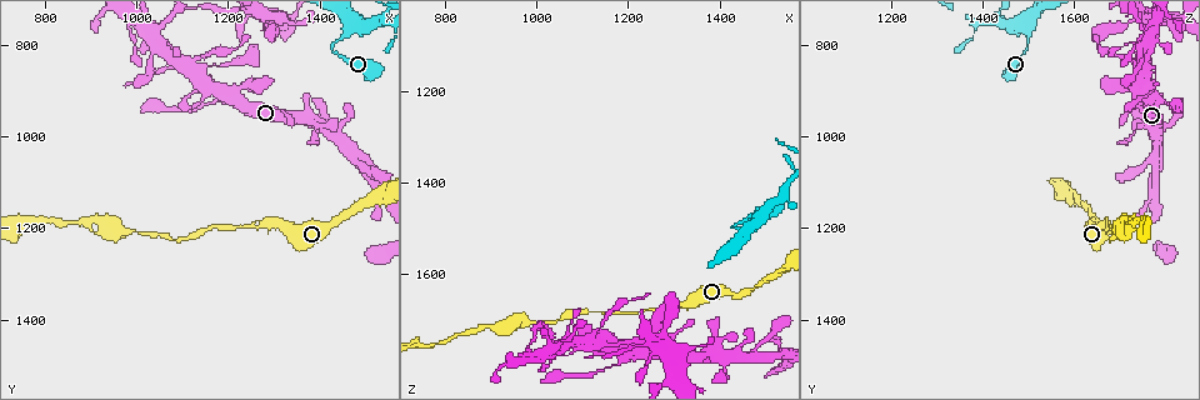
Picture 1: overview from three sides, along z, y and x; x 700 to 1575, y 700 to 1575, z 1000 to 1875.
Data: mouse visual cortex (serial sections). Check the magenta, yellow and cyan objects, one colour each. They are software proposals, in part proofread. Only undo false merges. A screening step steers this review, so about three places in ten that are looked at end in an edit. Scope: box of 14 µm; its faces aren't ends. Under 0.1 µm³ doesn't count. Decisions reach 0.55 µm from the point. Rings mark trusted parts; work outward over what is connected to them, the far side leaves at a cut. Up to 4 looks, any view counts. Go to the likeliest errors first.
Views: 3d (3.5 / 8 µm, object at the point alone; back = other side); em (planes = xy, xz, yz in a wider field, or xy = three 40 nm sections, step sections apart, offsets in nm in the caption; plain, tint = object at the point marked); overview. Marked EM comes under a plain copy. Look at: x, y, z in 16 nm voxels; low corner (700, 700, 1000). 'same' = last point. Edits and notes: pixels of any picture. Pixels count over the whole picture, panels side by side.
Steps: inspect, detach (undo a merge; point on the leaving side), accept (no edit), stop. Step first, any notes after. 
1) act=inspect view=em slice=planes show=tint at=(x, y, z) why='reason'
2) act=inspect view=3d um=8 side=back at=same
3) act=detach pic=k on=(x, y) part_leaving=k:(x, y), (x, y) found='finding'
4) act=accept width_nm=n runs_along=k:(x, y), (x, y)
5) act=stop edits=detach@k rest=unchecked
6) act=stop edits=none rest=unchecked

act=inspect view=3d um=8 at=(1510, 1135, 1605) why='narrows sharply'

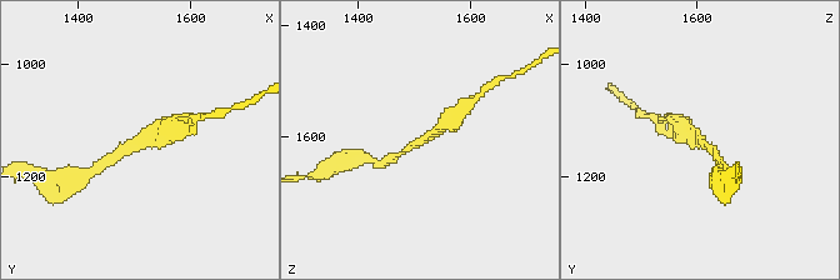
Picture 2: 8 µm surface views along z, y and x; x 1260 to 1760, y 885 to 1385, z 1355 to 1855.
act=inspect view=3d um=3.5 at=(1510, 1135, 1610)

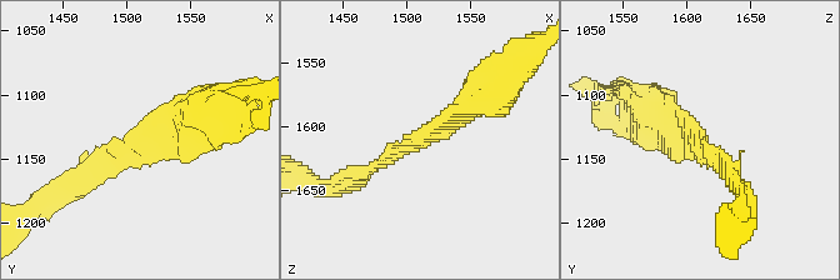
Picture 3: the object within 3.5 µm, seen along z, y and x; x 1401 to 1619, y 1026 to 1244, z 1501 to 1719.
act=accept runs_along=3:(353, 173), (479, 96) found='one cell here'

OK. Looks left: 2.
act=inspect view=3d um=3.5 at=(1425, 805, 1490)

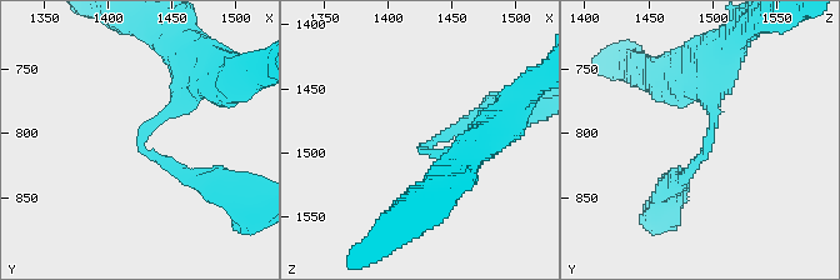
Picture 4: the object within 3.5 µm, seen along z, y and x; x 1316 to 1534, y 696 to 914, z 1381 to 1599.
act=inspect view=em slice=xy step=2 show=tint at=(1426, 810, 1494) arm_widths_nm=200,200 why='need the tissue'

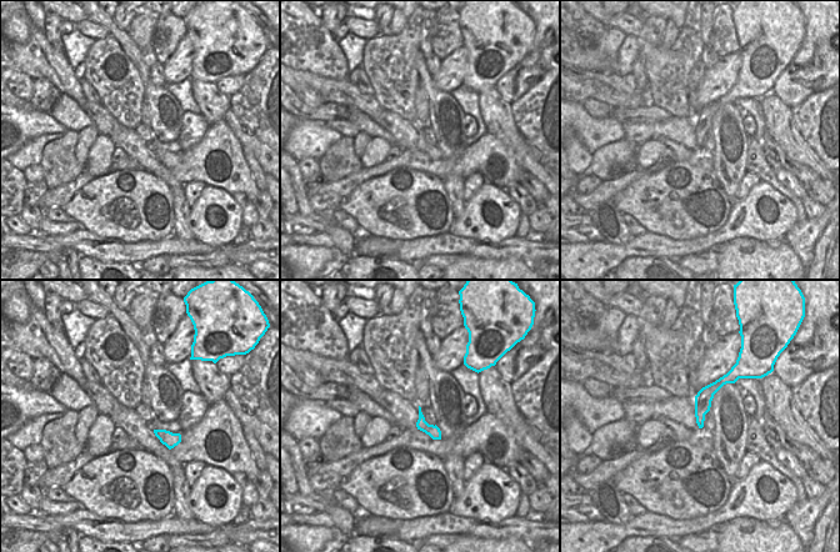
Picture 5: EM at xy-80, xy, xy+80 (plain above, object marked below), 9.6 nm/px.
act=accept runs_along=5:(730, 376), (703, 400), (700, 422) found='continuous, no second cell'

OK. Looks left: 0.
act=stop edits=none rest=unchecked

